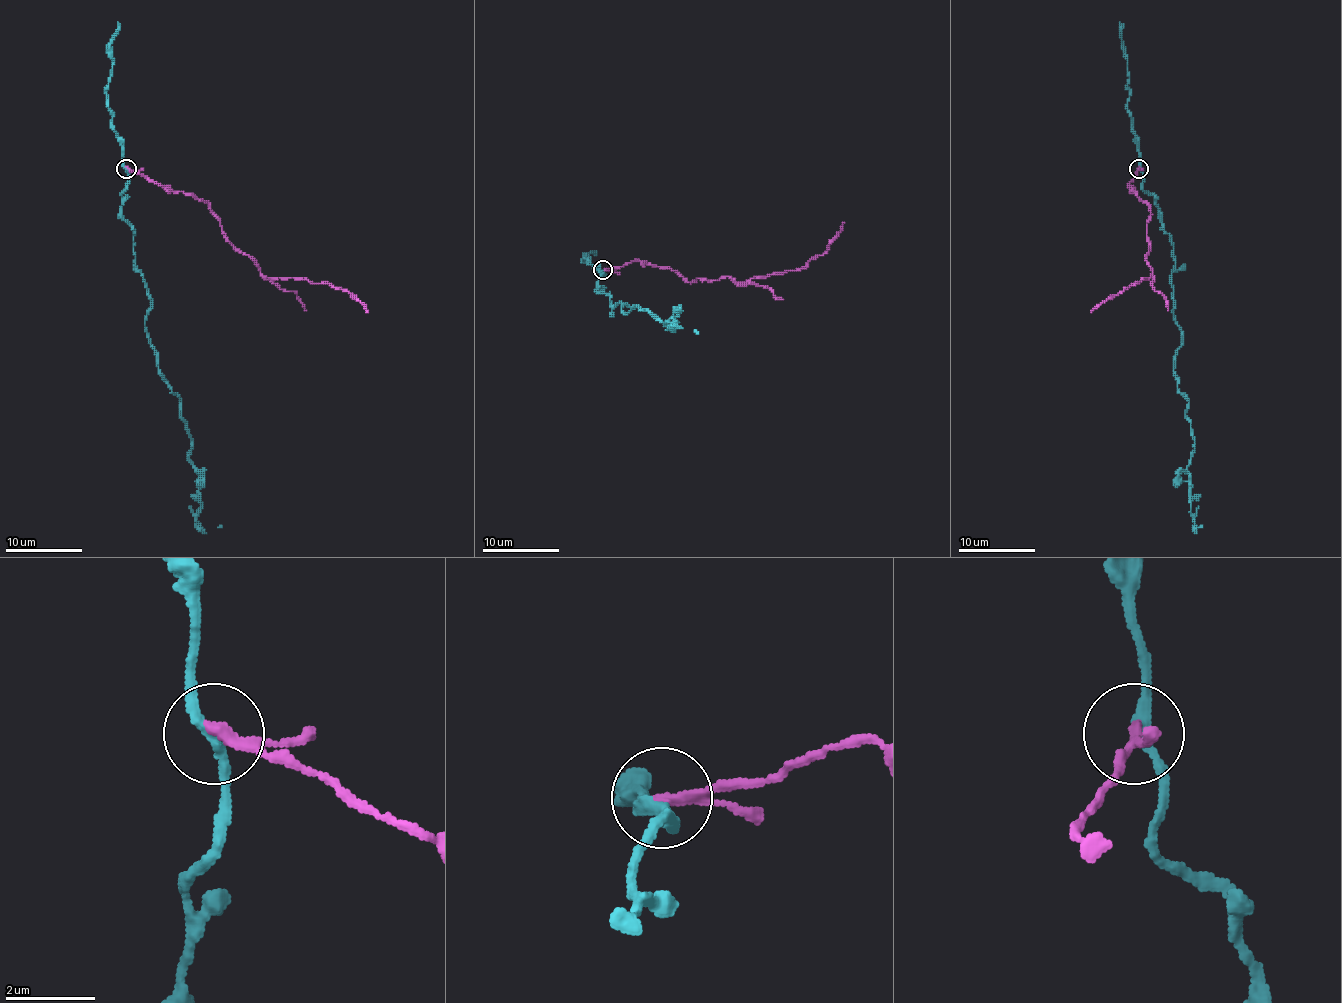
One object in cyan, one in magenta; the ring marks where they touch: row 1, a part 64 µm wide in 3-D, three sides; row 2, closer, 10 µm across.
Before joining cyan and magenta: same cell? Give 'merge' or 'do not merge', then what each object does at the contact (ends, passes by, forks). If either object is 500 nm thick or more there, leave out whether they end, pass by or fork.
do not merge | cyan passes by | magenta passes by

